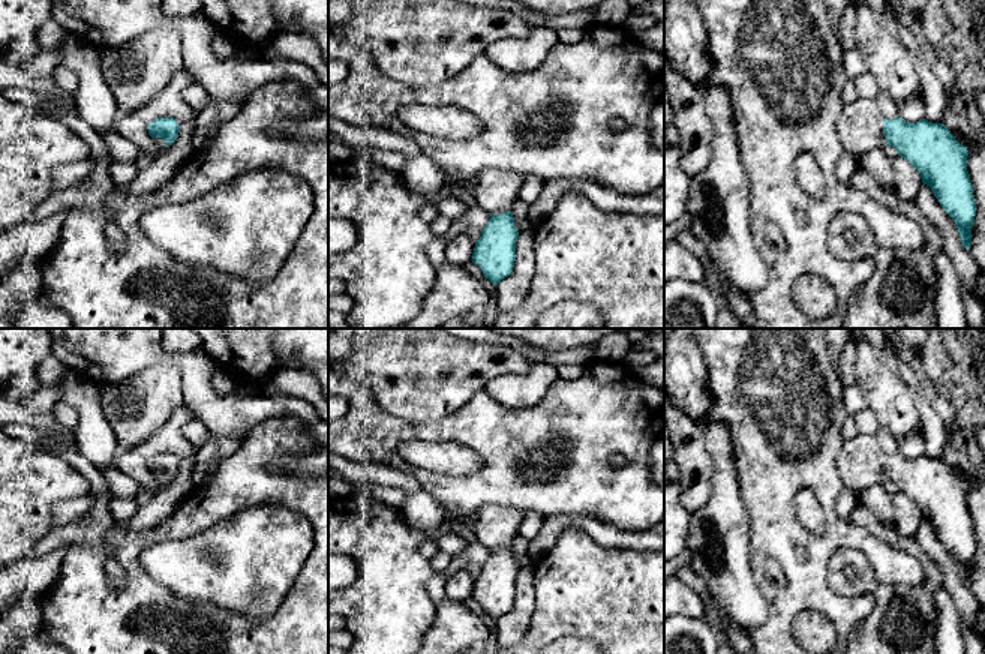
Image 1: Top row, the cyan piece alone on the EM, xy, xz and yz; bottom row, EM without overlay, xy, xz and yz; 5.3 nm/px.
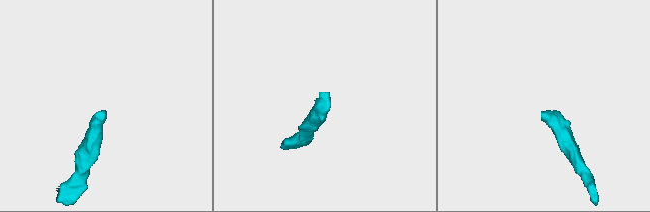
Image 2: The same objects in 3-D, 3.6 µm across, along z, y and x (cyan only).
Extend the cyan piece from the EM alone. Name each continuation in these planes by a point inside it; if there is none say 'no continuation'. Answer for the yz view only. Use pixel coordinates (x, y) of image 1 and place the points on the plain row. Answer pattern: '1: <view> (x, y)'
1: yz (859, 462)

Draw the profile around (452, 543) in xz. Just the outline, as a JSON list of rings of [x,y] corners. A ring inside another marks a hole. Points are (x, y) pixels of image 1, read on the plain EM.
[[[450,531],[435,540],[439,546],[439,550],[448,554],[450,556],[456,556],[463,552],[468,546],[468,542],[457,532]]]

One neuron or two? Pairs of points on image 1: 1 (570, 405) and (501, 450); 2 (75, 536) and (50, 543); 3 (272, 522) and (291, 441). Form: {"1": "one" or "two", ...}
{"1": "one", "2": "one", "3": "two"}

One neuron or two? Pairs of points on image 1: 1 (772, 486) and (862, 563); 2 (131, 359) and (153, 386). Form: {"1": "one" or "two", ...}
{"1": "two", "2": "two"}

